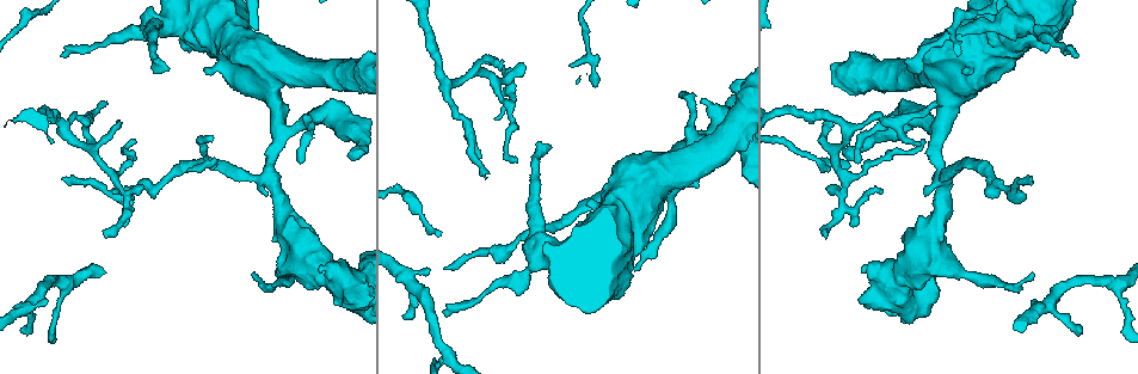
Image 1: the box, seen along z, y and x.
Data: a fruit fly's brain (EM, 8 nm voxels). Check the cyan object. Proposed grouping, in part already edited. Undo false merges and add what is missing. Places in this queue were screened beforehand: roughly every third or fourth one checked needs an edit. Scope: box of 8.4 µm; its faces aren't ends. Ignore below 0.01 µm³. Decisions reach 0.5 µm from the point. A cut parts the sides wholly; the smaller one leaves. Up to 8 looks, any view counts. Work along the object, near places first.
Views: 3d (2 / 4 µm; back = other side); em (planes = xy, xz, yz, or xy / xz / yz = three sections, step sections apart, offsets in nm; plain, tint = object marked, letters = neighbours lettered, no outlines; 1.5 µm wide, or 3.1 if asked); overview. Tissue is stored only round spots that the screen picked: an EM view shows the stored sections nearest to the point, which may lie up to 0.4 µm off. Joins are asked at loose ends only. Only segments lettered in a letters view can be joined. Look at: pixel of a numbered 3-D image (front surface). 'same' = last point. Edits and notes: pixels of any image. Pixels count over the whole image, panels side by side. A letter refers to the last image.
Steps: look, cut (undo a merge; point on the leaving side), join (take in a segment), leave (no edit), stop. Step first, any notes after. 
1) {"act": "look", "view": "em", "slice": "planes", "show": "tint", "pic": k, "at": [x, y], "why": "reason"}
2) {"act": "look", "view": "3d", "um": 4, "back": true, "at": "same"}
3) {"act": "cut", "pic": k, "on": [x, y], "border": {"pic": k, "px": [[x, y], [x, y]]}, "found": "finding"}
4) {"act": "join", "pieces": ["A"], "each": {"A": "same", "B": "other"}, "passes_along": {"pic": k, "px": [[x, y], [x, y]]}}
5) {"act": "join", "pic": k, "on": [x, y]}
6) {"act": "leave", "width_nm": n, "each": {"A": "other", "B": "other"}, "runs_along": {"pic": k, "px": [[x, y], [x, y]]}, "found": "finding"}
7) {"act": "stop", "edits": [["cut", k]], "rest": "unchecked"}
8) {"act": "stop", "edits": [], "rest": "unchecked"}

{"act": "look", "view": "3d", "um": 4, "pic": 1, "at": [23, 329], "why": "branch stops here"}

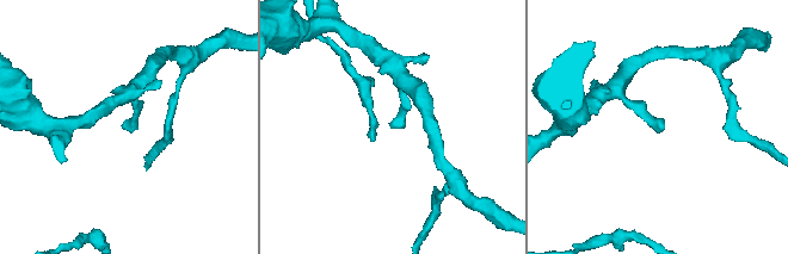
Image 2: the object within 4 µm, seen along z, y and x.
{"act": "look", "view": "em", "slice": "yz", "step": 8, "show": "plain", "pic": 2, "at": [122, 126], "why": "now the EM"}

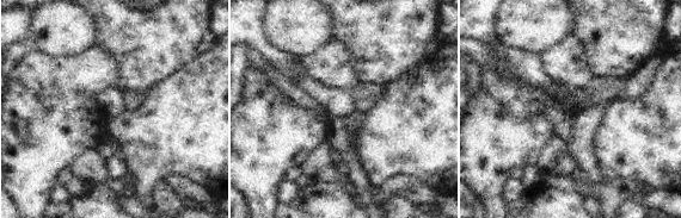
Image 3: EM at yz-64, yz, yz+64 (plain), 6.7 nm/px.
{"act": "look", "view": "em", "slice": "yz", "step": 8, "show": "letters", "at": "same"}

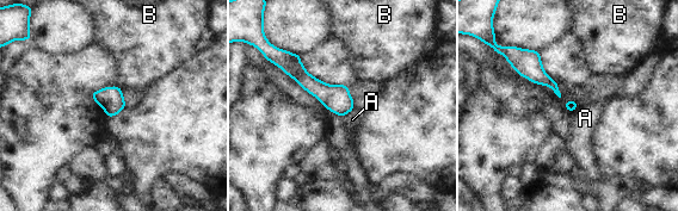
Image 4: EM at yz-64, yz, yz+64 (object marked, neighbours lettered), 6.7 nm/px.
{"act": "leave", "each": {"A": "other", "B": "other"}, "found": "no lettered segment goes on from it"}

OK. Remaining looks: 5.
{"act": "look", "view": "3d", "um": 2, "pic": 1, "at": [97, 147]}

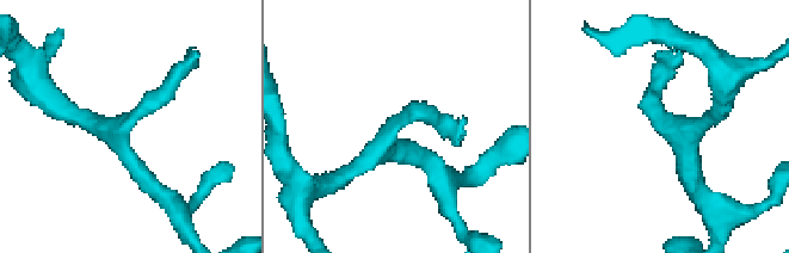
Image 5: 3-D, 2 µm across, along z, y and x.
{"act": "look", "view": "em", "slice": "planes", "show": "tint", "pic": 5, "at": [395, 124]}

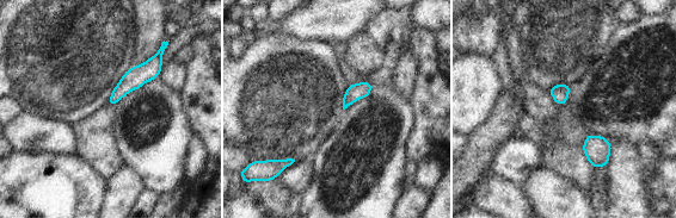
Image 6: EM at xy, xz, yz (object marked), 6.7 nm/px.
{"act": "look", "view": "em", "slice": "planes", "show": "letters", "at": "same", "why": "see the neighbours"}

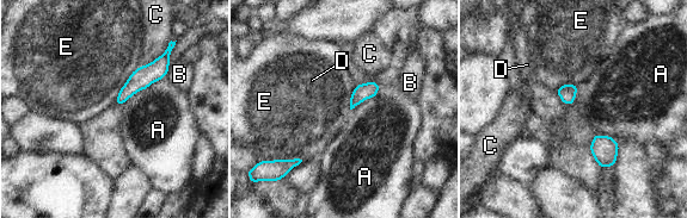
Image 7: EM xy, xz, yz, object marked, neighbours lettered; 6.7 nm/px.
{"act": "leave", "each": {"A": "other", "B": "other", "C": "other", "D": "other", "E": "other"}, "runs_along": {"pic": 7, "px": [[166, 57], [120, 101]]}, "found": "all the same neuron"}

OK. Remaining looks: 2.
{"act": "stop", "edits": [], "rest": "unchecked"}

